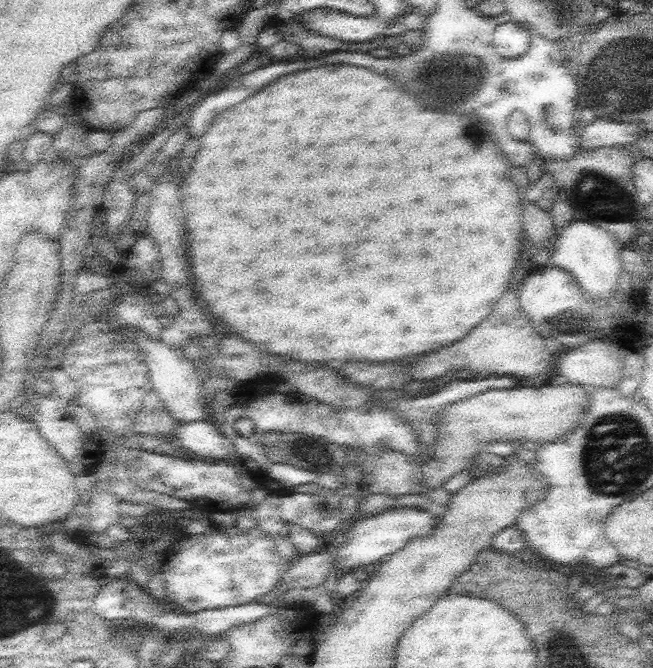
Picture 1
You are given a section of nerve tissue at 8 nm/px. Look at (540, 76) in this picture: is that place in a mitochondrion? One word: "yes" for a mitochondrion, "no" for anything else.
no

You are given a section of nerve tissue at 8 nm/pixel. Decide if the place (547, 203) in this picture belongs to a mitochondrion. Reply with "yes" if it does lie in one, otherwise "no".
no

